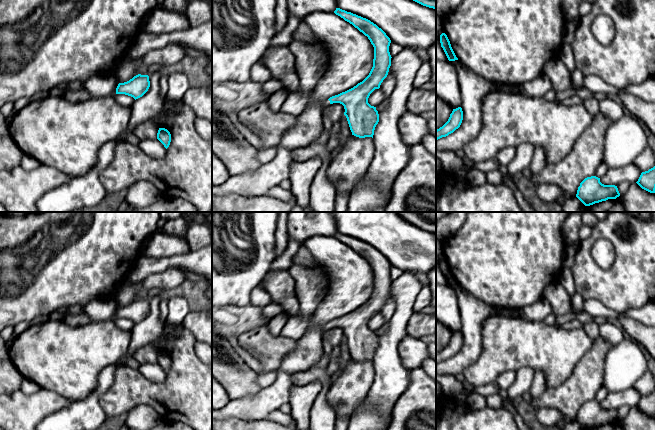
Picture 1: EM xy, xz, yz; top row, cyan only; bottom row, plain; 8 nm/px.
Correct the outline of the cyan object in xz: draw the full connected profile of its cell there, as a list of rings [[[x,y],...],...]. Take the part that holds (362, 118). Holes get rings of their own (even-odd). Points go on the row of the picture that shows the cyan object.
[[[336,8],[334,13],[368,37],[374,47],[374,59],[369,75],[362,82],[325,100],[323,107],[333,103],[342,104],[352,135],[373,138],[379,114],[376,107],[368,103],[368,98],[375,89],[380,88],[388,75],[392,58],[389,52],[391,40],[381,28],[366,18],[340,8]]]

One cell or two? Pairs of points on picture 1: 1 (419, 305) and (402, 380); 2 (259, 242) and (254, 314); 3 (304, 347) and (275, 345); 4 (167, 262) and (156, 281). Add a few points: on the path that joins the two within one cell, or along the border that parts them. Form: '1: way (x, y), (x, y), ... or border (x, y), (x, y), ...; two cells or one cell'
1: border (421, 288), (414, 303), (414, 311); two cells
2: border (250, 303), (244, 306), (227, 306); two cells
3: border (297, 341), (296, 346), (283, 357), (281, 364); two cells
4: border (179, 267), (167, 267), (148, 275), (142, 281); two cells

